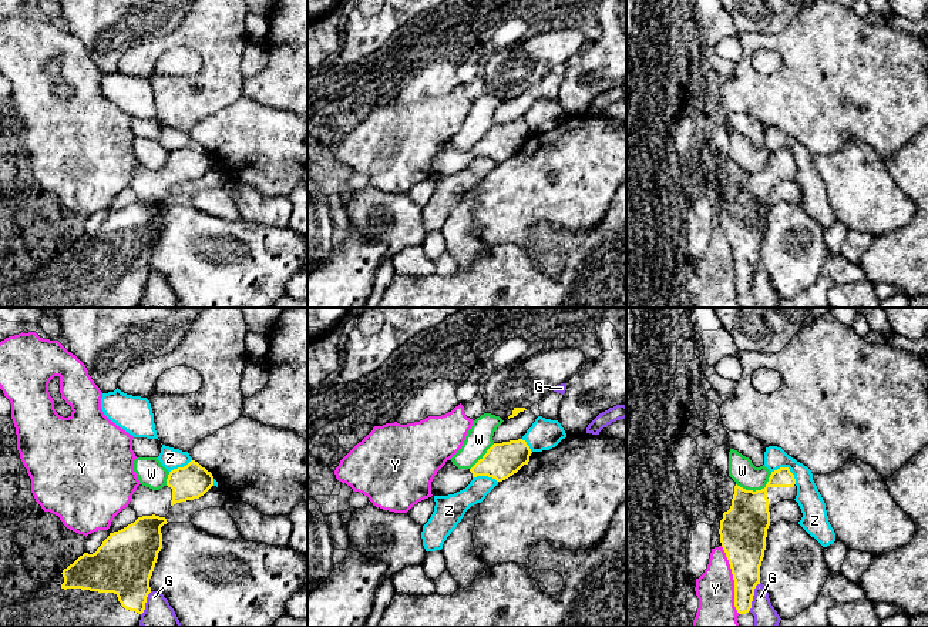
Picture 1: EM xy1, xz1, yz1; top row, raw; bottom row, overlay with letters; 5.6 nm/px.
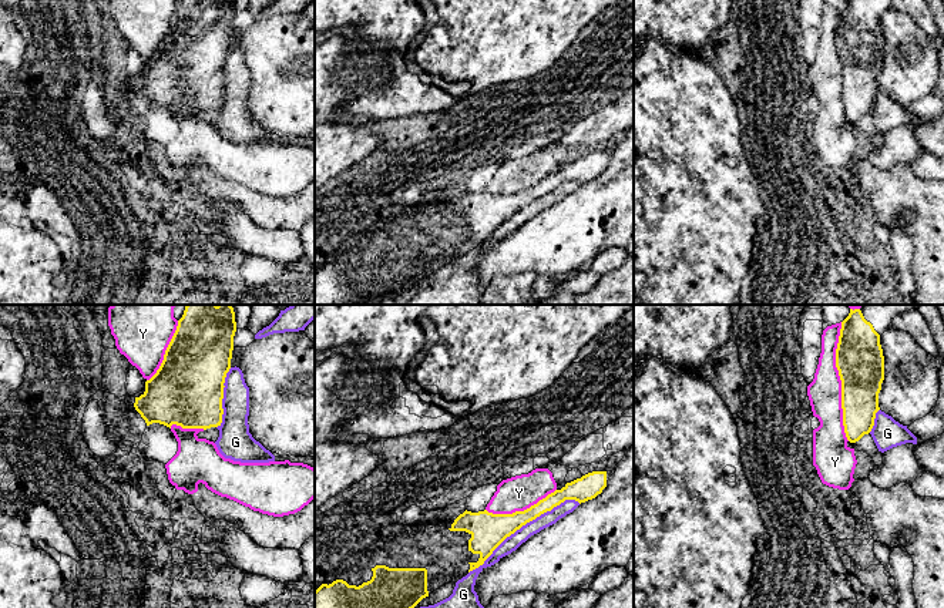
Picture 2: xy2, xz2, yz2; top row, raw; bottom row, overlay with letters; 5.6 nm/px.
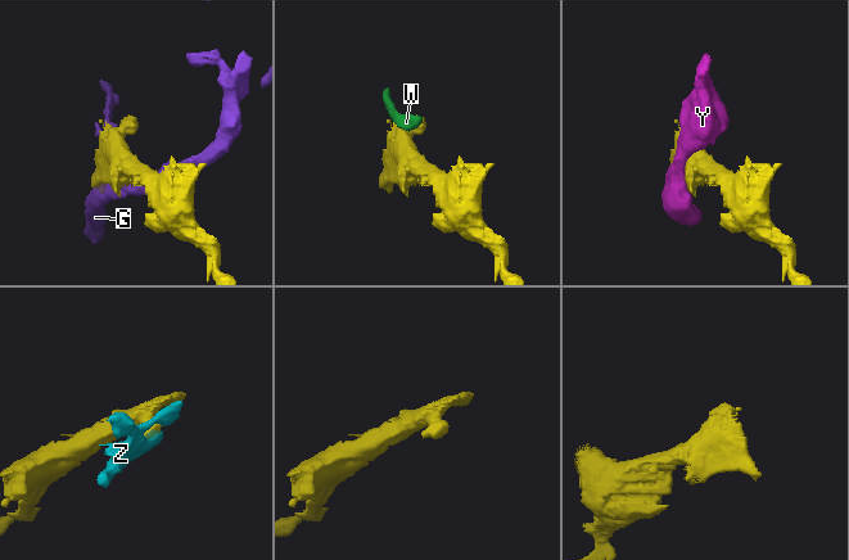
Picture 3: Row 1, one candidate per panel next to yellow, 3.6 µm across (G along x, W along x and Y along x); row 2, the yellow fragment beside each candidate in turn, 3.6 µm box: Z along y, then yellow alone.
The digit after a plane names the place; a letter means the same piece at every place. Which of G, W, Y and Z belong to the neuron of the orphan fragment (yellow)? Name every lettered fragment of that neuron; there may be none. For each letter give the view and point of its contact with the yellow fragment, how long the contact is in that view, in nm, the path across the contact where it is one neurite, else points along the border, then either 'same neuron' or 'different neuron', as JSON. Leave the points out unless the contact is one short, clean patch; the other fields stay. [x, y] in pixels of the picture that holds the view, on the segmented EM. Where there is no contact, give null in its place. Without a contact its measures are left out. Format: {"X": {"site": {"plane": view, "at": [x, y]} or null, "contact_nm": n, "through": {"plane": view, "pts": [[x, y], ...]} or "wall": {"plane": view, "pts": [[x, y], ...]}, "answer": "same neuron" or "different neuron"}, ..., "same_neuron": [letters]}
{"G": {"site": {"plane": "xz2", "at": [523, 524]}, "contact_nm": 750, "answer": "different neuron"}, "W": {"site": {"plane": "yz1", "at": [757, 490]}, "contact_nm": 220, "wall": {"plane": "yz1", "pts": [[772, 472], [767, 483], [760, 489], [746, 490], [736, 485]]}, "answer": "different neuron"}, "Y": {"site": {"plane": "yz2", "at": [842, 382]}, "contact_nm": 650, "answer": "different neuron"}, "Z": {"site": {"plane": "yz1", "at": [787, 468]}, "contact_nm": 160, "wall": {"plane": "yz1", "pts": [[772, 470], [787, 468], [796, 483]]}, "answer": "different neuron"}, "same_neuron": []}

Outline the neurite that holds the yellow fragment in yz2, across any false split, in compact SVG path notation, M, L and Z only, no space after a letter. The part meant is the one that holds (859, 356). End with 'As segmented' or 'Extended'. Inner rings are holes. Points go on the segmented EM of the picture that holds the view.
M863 305L850 309L841 322L836 367L841 380L841 409L846 437L859 441L874 426L879 393L884 380L880 336L893 329L897 315L916 305Z. Extended

